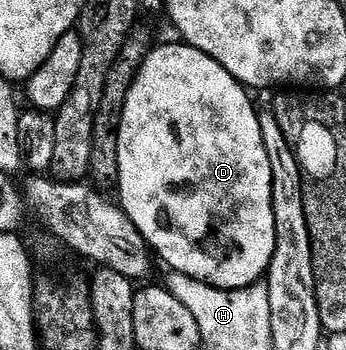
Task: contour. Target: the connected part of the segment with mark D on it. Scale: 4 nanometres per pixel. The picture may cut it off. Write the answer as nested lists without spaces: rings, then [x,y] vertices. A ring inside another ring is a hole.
[[[155,45],[151,49],[128,92],[128,100],[124,100],[124,116],[118,129],[120,176],[116,198],[128,220],[132,220],[140,236],[144,236],[146,245],[157,257],[159,254],[170,265],[169,269],[173,273],[192,276],[221,290],[239,290],[251,286],[254,282],[263,281],[276,252],[276,216],[272,208],[272,160],[268,160],[268,148],[264,148],[264,136],[260,132],[259,107],[254,106],[253,100],[250,99],[251,91],[234,79],[219,62],[212,60],[212,56],[200,52],[195,46],[177,45]]]

